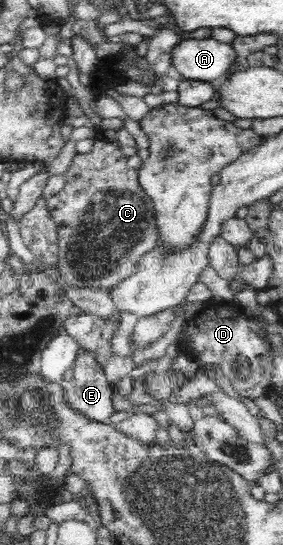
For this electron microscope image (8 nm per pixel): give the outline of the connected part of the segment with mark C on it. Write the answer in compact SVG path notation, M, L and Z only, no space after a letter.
M99 130L92 137L92 149L88 153L77 153L68 169L61 174L64 187L60 194L46 202L53 221L59 228L59 271L61 281L72 287L86 287L108 291L133 272L142 255L159 243L158 228L153 202L142 190L138 171L128 167L128 156L120 150L120 142L110 141Z

